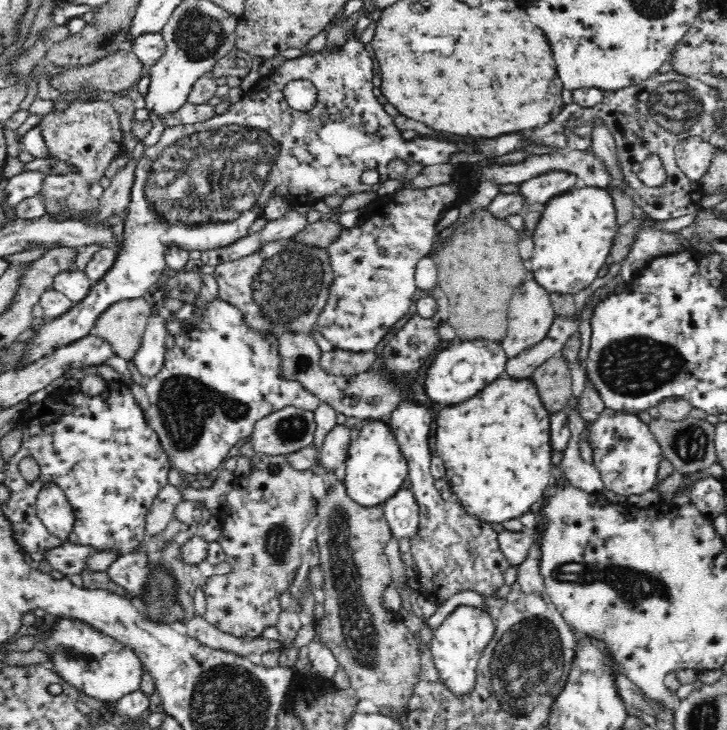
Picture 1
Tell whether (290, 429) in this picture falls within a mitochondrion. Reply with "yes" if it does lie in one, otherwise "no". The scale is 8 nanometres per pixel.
yes

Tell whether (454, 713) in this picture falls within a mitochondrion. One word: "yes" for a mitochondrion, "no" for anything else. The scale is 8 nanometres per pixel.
no

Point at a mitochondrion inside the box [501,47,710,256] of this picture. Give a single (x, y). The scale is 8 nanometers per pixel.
(675, 108)

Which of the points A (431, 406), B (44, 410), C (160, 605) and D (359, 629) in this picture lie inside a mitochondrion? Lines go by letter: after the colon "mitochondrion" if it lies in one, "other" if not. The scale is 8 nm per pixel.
A: other
B: other
C: mitochondrion
D: mitochondrion

